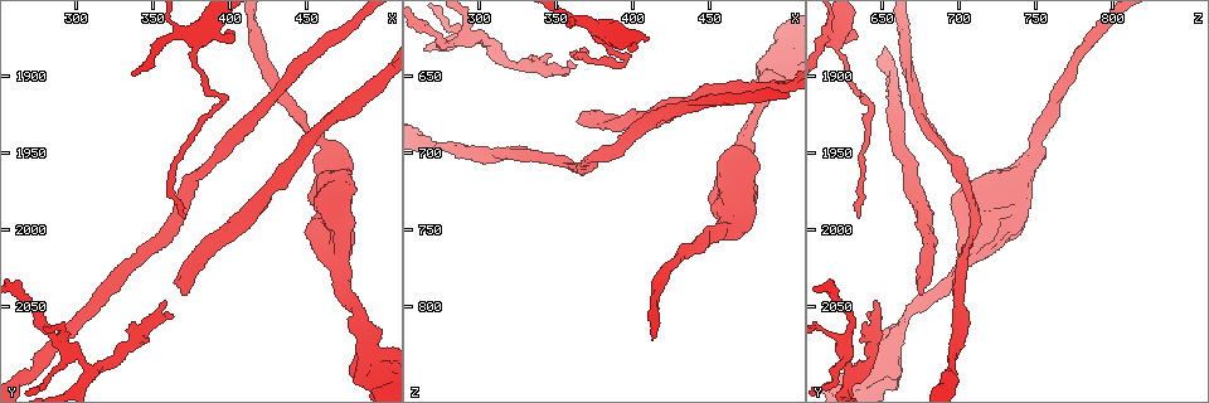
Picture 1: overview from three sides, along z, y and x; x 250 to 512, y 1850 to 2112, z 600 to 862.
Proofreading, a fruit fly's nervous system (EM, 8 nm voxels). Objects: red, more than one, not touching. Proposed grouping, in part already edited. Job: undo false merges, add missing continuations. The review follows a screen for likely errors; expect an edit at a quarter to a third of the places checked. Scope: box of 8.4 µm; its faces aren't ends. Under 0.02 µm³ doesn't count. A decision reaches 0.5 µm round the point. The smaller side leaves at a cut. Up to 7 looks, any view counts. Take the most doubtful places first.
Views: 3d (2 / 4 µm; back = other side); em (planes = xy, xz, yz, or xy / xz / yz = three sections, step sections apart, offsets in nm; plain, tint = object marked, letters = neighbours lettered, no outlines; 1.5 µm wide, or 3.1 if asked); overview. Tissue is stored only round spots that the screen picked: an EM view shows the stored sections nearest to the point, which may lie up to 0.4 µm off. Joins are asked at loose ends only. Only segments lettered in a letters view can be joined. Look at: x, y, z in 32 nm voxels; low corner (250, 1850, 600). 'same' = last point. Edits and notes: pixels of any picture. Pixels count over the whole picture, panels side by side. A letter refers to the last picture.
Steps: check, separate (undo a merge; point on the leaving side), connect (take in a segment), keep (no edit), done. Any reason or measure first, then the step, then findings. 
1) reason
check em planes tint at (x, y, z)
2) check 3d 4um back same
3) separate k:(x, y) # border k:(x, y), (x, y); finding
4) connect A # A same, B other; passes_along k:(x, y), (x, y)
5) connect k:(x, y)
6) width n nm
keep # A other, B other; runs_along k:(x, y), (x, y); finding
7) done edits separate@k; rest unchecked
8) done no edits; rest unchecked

an open end
check 3d 4um at (362, 2056, 644)

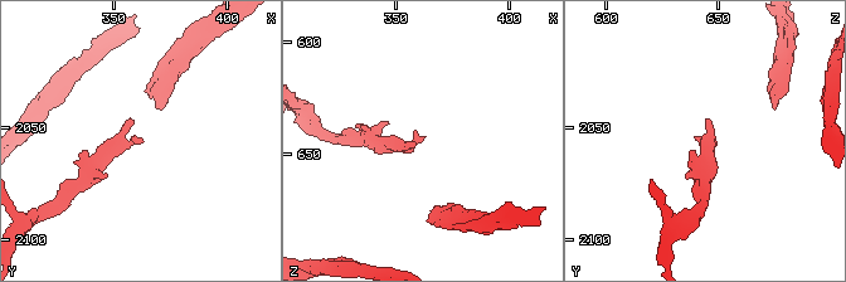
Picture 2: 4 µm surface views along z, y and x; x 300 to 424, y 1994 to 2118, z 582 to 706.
check em yz step 8 tint at (362, 2056, 643)

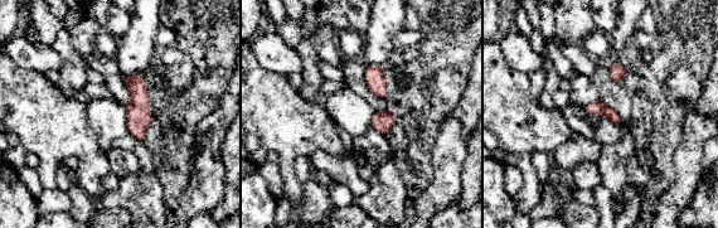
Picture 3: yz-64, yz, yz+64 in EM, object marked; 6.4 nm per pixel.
check em planes letters same

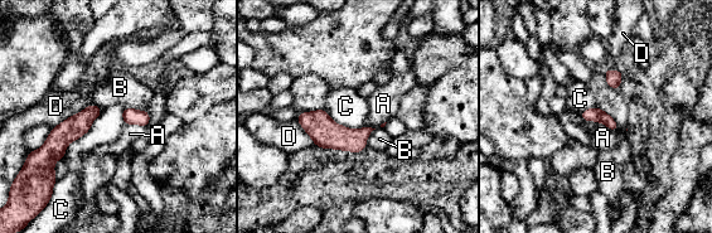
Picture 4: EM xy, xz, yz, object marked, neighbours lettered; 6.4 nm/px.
keep # A other, B other, C other, D other; no lettered segment goes on from it

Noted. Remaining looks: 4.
end of a long branch
check em xy step 8 letters at (372, 1990, 632)

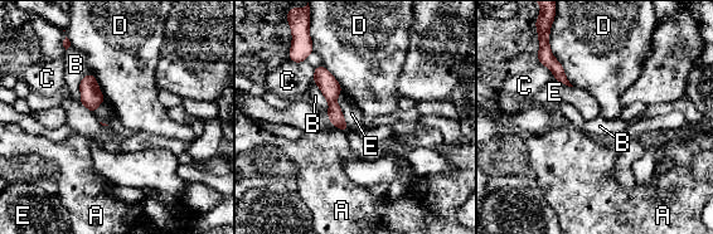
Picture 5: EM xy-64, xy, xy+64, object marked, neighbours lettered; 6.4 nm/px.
cut it another way
check em planes letters same

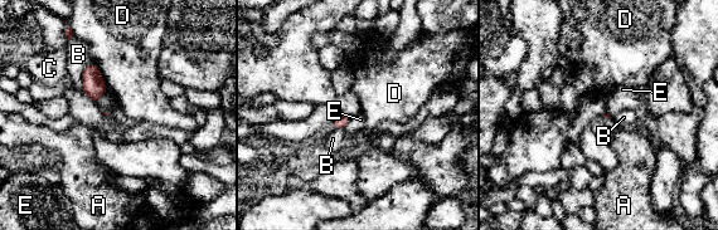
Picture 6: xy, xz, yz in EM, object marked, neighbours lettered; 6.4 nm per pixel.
longest_contact D 190 nm
keep # A other, B other, C other, D other, E other; border 6:(350, 117), (344, 127); none of them fits

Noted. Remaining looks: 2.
check em planes letters at (484, 2066, 660)

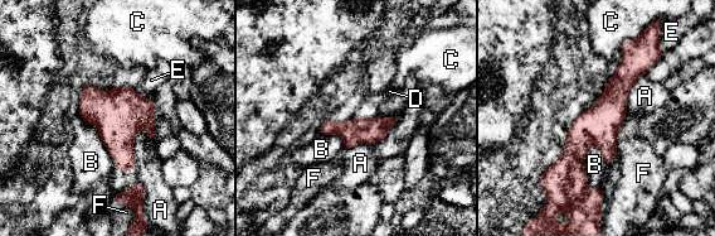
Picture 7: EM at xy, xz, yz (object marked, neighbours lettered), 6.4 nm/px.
keep # A other, B other, C other, D other, E other, F other; runs_along 7:(624, 57), (574, 152), (592, 203); all the same neuron

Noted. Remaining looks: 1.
done no edits; rest unchecked

